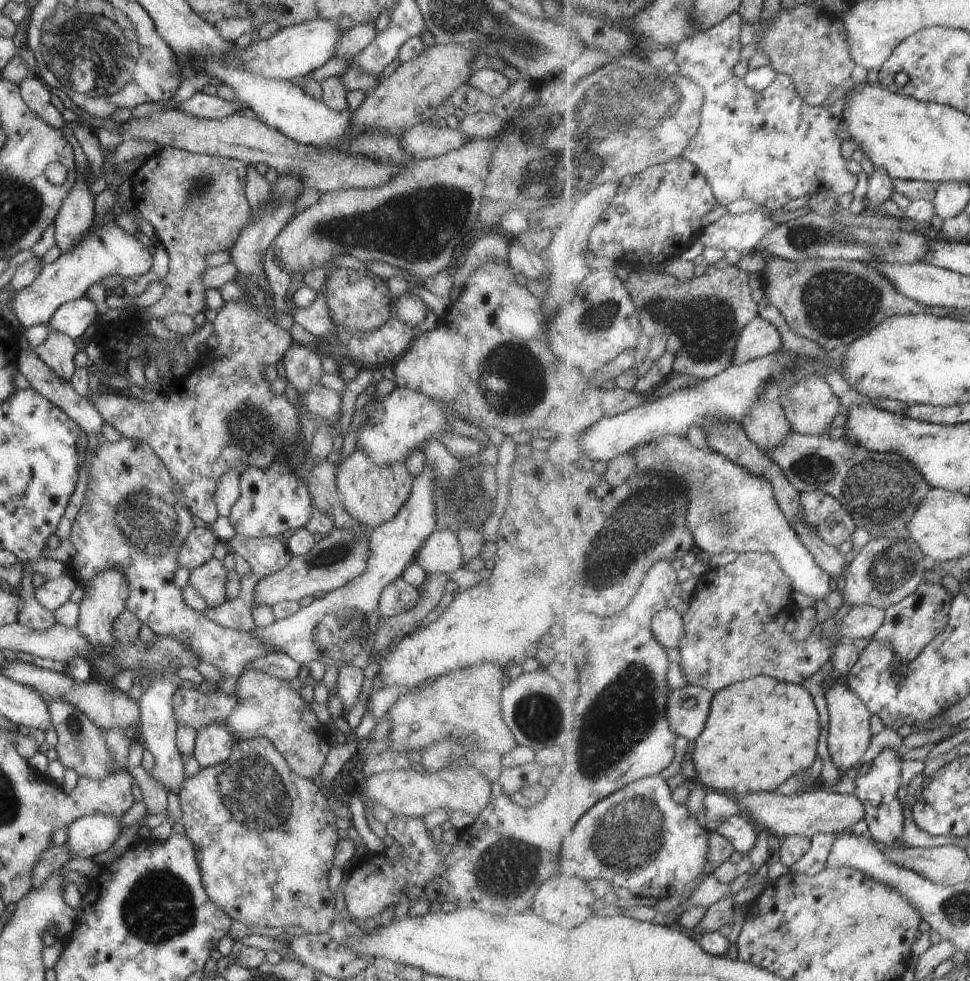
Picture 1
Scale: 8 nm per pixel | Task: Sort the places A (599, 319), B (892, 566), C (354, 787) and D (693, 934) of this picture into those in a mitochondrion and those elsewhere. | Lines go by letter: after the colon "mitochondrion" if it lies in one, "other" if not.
A: mitochondrion
B: mitochondrion
C: other
D: other

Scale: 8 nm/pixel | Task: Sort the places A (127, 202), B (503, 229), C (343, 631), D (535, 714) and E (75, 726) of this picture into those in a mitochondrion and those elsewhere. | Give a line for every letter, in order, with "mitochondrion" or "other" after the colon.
A: other
B: other
C: mitochondrion
D: mitochondrion
E: mitochondrion

